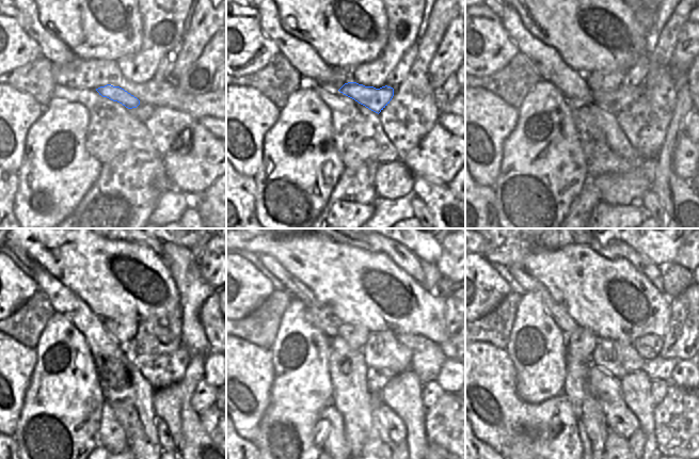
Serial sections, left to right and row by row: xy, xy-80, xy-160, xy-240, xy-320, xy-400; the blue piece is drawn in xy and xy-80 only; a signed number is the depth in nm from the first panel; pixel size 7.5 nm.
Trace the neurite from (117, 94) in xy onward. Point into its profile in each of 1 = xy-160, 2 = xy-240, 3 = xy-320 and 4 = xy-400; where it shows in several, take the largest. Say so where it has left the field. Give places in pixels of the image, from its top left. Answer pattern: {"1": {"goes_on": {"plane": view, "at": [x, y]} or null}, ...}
{"1": {"goes_on": {"plane": "xy-160", "at": [614, 101]}}, "2": {"goes_on": {"plane": "xy-240", "at": [162, 333]}}, "3": {"goes_on": {"plane": "xy-320", "at": [410, 341]}}, "4": {"goes_on": {"plane": "xy-400", "at": [649, 346]}}}

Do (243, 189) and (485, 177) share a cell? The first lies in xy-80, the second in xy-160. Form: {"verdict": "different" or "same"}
{"verdict": "different"}

